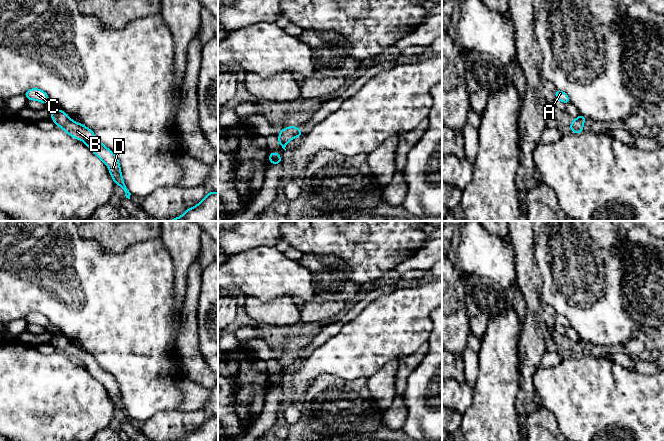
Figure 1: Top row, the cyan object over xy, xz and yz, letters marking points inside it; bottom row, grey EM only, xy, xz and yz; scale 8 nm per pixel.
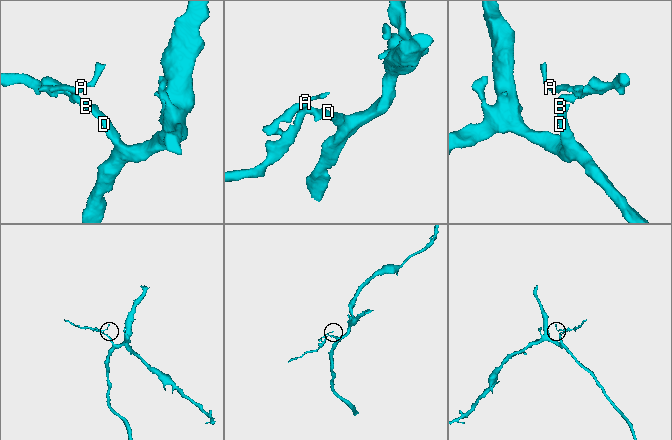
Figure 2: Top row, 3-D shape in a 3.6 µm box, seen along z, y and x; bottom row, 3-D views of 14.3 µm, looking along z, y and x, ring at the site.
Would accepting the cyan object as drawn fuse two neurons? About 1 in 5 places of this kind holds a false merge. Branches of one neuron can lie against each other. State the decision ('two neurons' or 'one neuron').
one neuron

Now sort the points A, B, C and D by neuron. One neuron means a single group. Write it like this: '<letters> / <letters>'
A B C D

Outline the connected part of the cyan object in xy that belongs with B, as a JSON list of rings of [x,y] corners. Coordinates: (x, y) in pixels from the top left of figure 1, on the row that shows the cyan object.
[[[53,109],[50,118],[57,127],[63,128],[67,134],[86,143],[87,147],[107,165],[115,184],[119,185],[126,198],[130,199],[131,193],[122,179],[119,160],[111,150],[98,140],[91,129],[71,120],[68,114],[62,110]]]

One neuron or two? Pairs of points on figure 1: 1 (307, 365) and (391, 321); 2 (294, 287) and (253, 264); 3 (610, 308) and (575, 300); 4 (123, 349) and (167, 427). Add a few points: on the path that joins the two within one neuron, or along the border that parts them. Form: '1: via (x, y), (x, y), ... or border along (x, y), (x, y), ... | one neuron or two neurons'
1: via (328, 358), (351, 354), (370, 341) | one neuron
2: via (284, 277), (263, 272) | one neuron
3: via (601, 308), (598, 308), (590, 300), (584, 300) | one neuron
4: border along (178, 410), (158, 411), (143, 421) | two neurons

